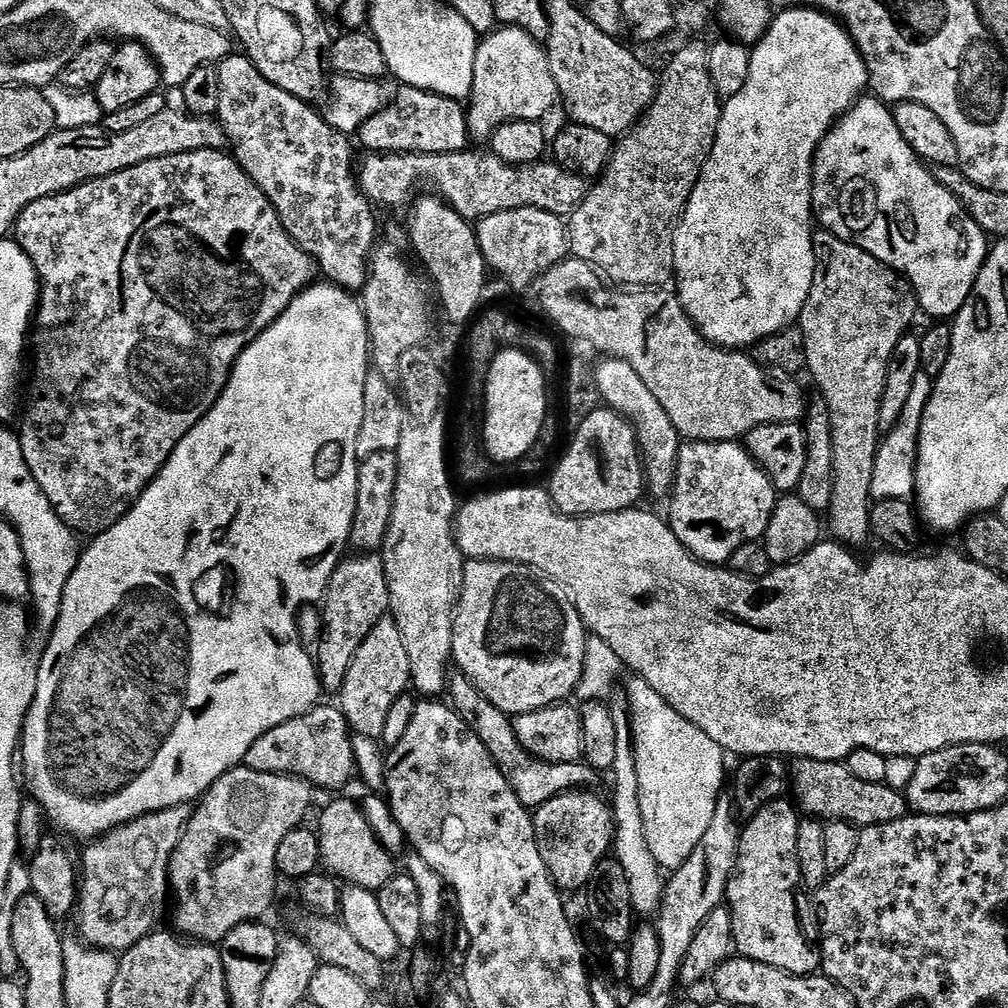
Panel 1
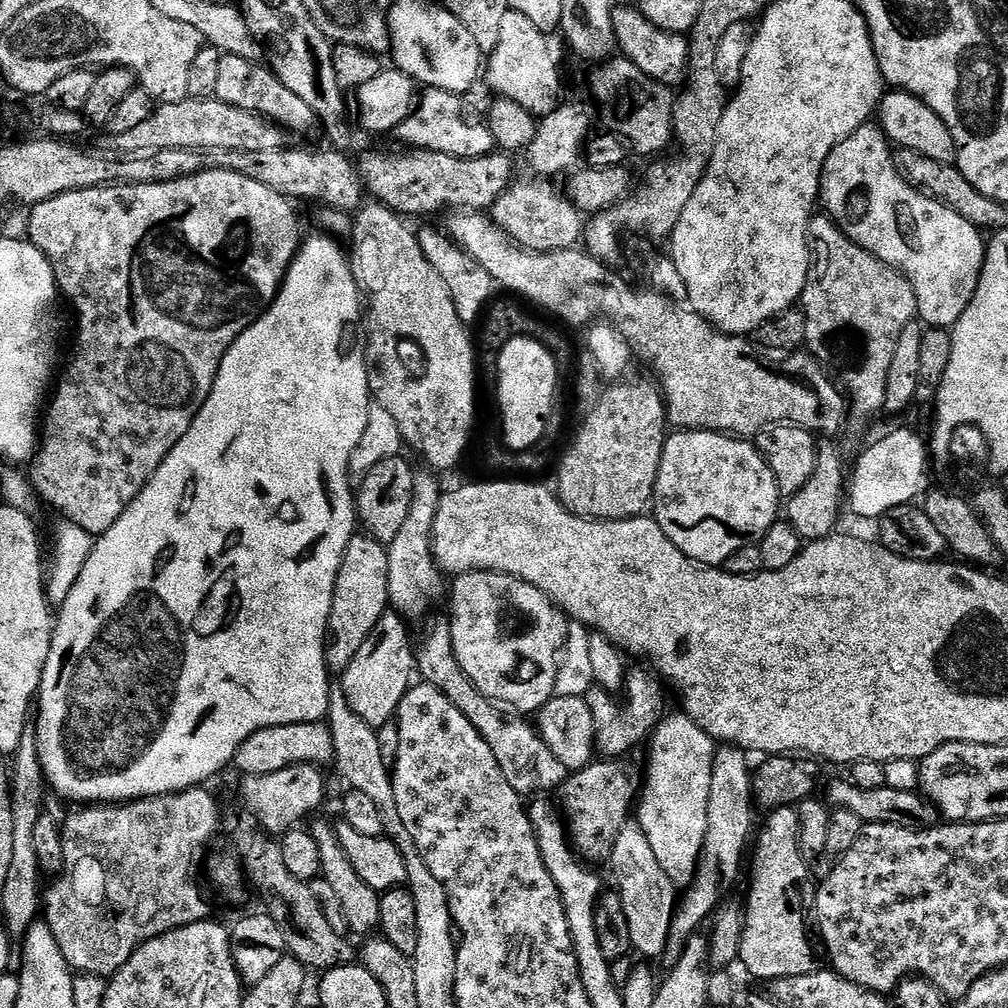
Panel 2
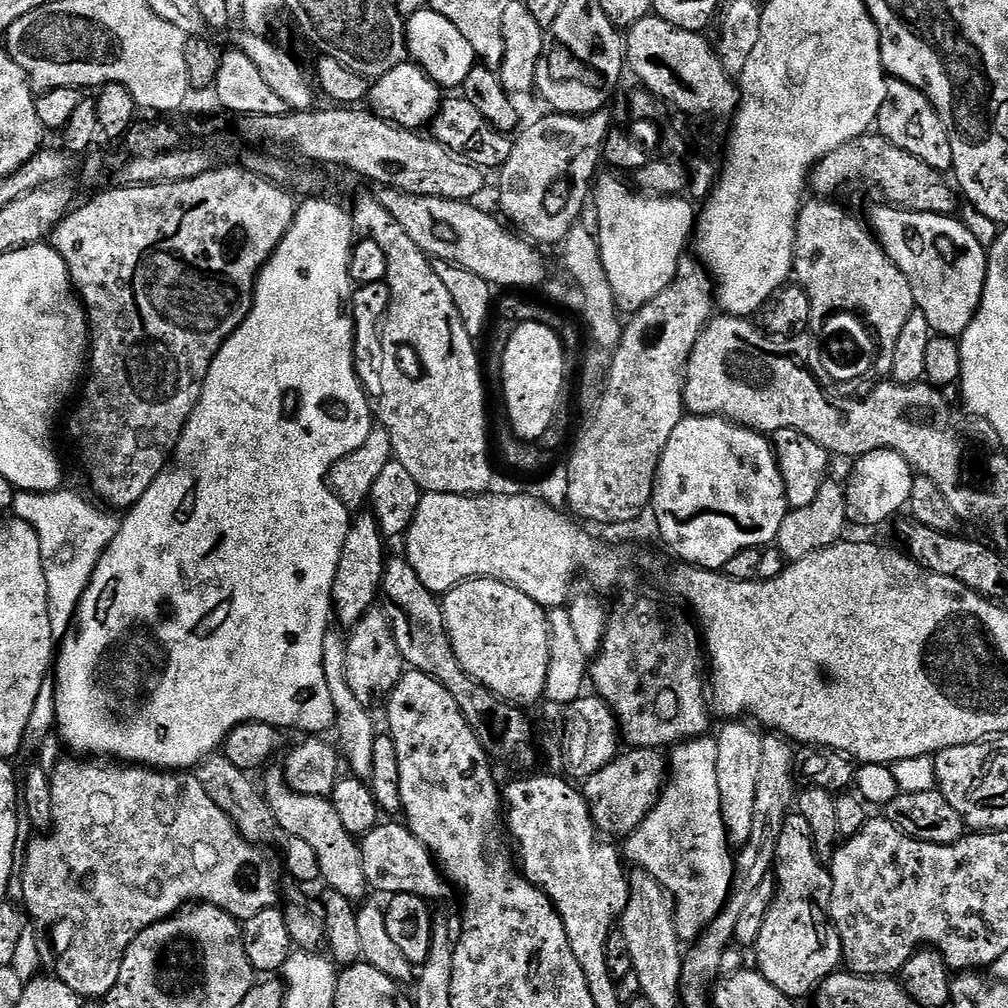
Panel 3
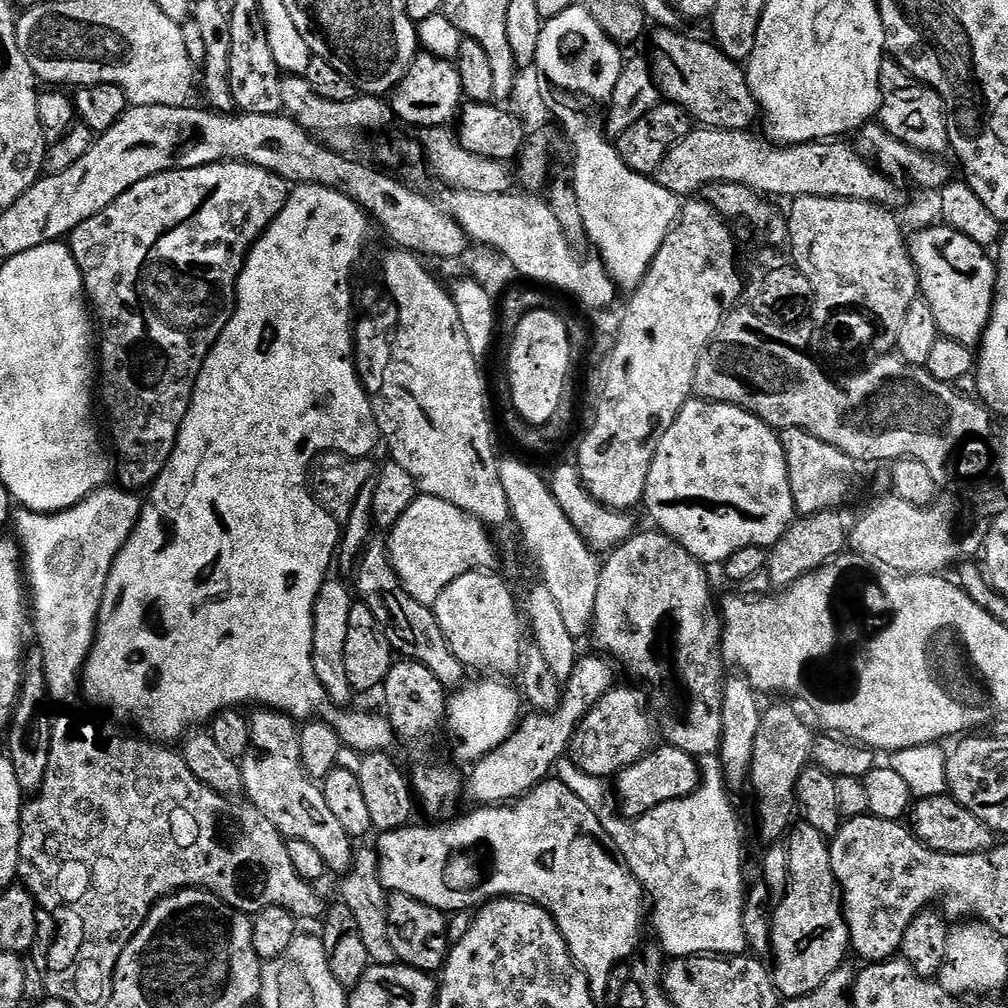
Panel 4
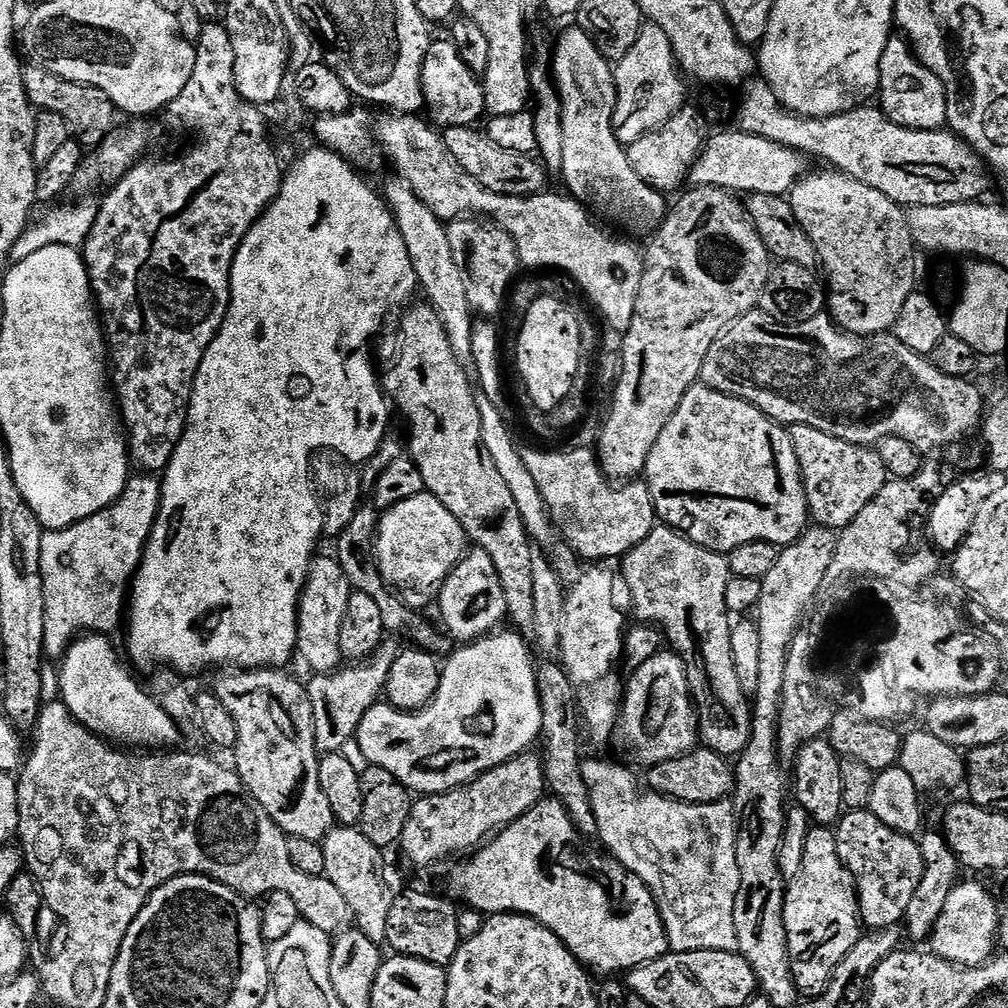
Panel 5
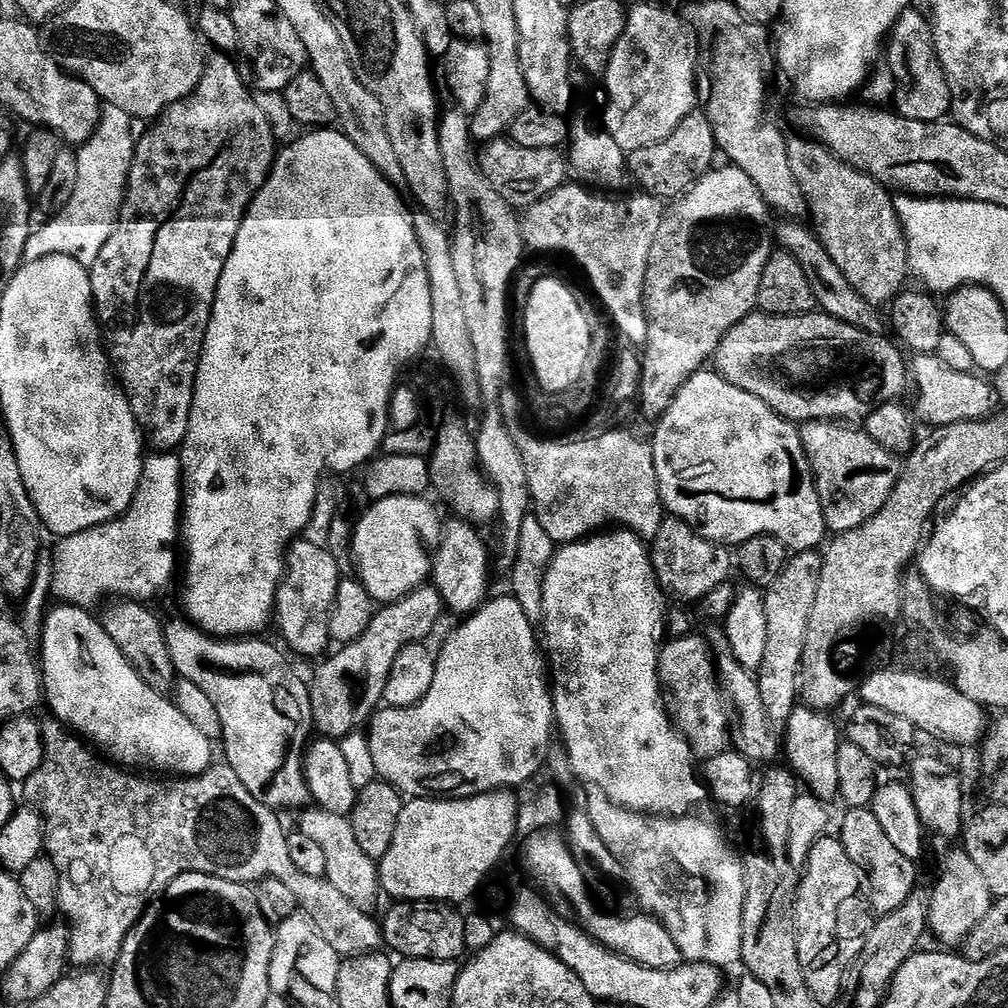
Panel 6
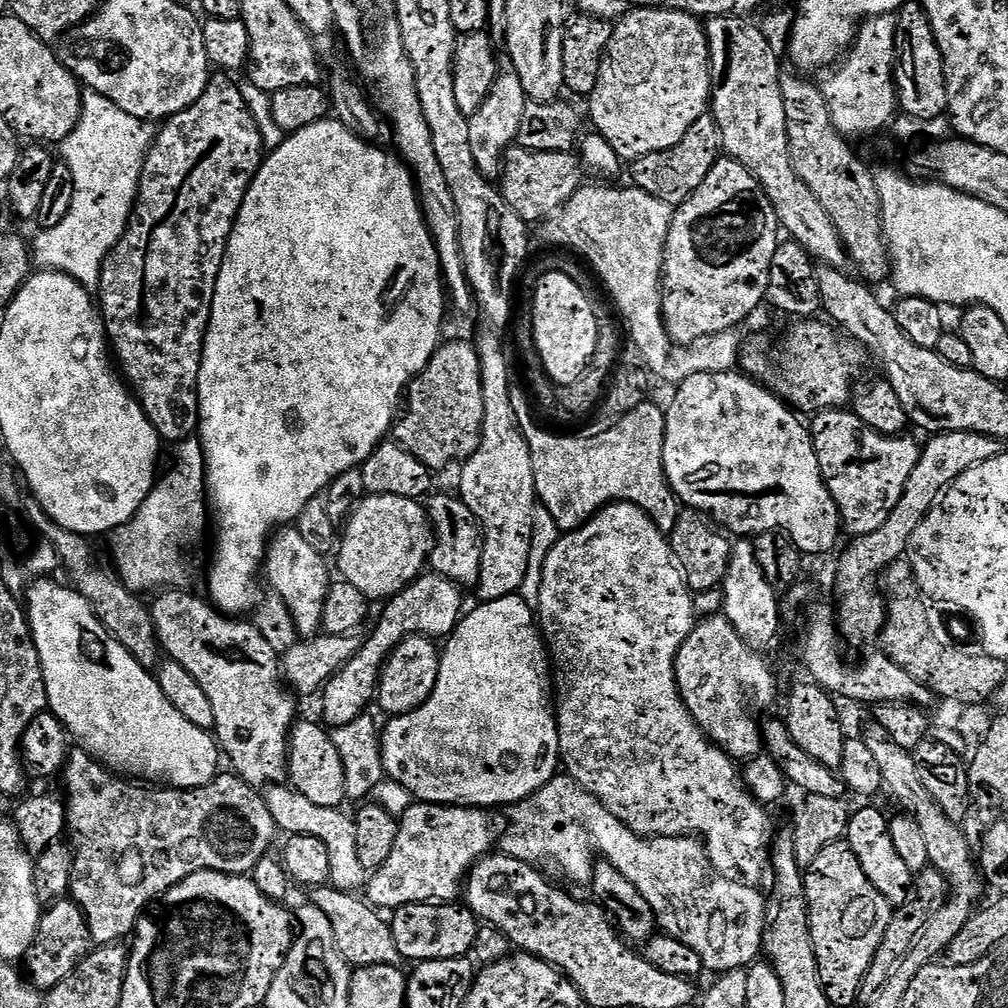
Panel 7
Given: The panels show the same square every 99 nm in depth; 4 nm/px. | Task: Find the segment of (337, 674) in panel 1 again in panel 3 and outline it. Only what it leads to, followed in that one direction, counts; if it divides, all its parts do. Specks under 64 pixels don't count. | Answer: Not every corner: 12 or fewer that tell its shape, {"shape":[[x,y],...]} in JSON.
{"shape":[[371,511],[351,521],[334,574],[337,621],[373,611],[386,538]]}

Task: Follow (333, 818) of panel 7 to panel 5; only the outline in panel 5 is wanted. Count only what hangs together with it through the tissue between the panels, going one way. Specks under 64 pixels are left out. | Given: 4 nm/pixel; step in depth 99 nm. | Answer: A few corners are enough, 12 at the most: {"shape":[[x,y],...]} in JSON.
{"shape":[[356,826],[322,841],[324,875],[370,942],[387,941],[405,891],[385,849]]}

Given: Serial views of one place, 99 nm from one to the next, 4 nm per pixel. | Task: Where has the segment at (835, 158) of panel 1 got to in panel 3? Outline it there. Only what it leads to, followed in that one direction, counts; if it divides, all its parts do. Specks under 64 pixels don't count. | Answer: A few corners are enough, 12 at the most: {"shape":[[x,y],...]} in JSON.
{"shape":[[883,206],[870,228],[937,336],[963,336],[985,245],[955,215]]}

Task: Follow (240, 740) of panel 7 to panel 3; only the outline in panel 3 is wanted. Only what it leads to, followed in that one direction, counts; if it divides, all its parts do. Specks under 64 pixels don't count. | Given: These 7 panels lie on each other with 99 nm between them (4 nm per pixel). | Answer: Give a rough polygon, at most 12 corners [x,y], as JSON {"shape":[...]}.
{"shape":[[283,767],[263,773],[285,837],[318,854],[320,880],[353,902],[370,892],[360,840],[331,799],[303,796]]}

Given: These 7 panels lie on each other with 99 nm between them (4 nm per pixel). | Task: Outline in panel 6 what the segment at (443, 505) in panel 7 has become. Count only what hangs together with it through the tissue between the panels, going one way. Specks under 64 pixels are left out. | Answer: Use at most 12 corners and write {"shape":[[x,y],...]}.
{"shape":[[467,520],[447,521],[431,583],[449,613],[489,599],[488,548]]}

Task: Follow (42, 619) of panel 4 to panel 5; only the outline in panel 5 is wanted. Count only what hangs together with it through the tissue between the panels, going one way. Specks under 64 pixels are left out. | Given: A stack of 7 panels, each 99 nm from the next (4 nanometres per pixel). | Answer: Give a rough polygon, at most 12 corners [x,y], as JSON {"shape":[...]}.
{"shape":[[129,479],[110,506],[45,531],[44,654],[121,627],[160,509]]}

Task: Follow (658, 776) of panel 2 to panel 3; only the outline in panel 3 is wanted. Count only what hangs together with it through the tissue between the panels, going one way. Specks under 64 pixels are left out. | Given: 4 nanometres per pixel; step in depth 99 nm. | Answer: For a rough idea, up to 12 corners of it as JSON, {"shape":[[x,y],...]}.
{"shape":[[675,745],[626,856],[692,942],[728,901],[734,852],[718,750]]}

